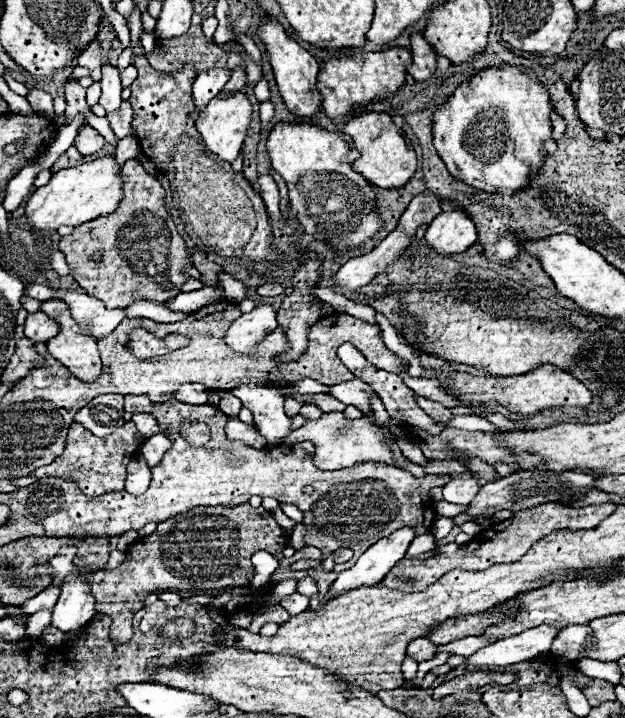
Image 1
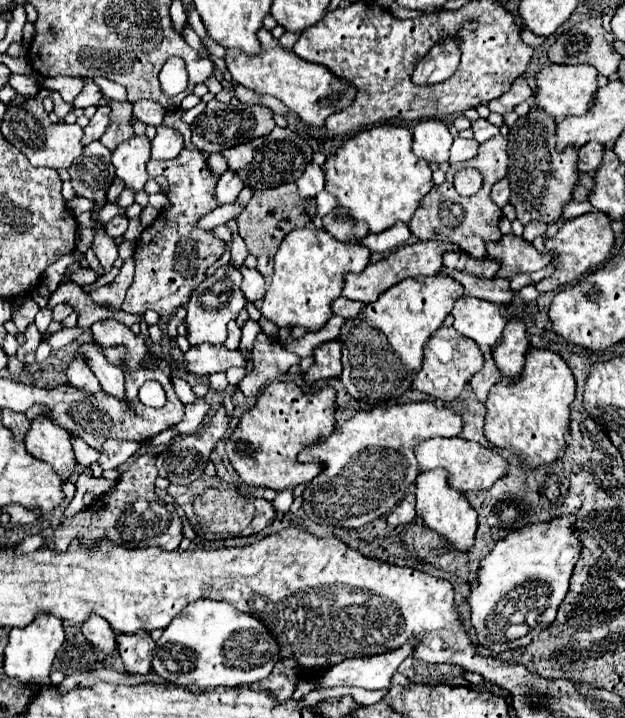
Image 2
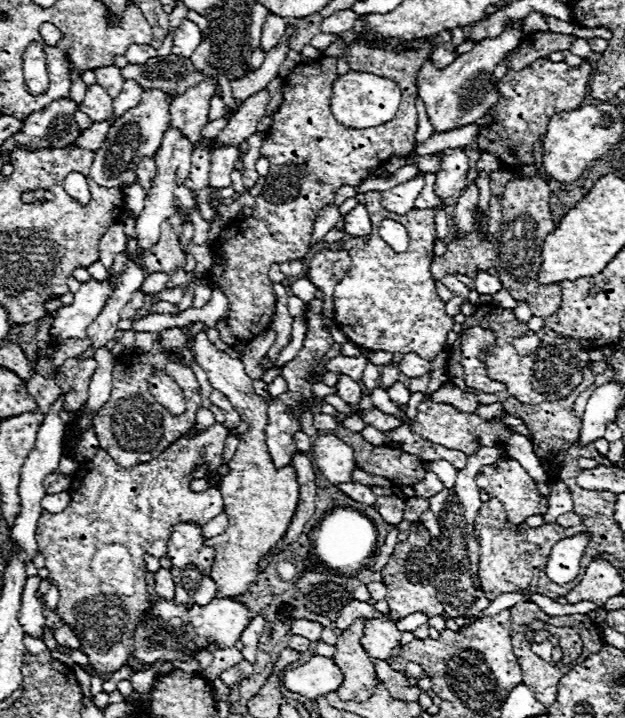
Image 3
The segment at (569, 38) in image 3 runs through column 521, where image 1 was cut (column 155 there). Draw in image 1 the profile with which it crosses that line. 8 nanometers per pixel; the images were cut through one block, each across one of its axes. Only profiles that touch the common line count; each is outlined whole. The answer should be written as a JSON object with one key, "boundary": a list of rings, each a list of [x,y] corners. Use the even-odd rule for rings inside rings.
{"boundary":[[[192,26],[184,36],[174,40],[156,42],[154,52],[146,54],[146,58],[152,68],[168,74],[180,72],[186,64],[196,68],[198,74],[226,66],[226,52],[212,38],[204,36],[202,26]]]}

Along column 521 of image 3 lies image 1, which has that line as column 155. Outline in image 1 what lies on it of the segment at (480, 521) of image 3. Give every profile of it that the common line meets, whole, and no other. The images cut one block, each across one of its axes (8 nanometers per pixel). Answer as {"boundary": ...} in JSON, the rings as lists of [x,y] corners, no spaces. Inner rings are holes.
{"boundary":[[[200,506],[178,514],[172,520],[160,522],[150,536],[140,538],[130,546],[126,560],[118,568],[88,574],[86,580],[96,598],[94,606],[98,612],[108,616],[112,612],[134,614],[134,610],[144,606],[148,594],[170,590],[178,592],[182,598],[190,598],[196,594],[220,596],[230,592],[232,588],[252,580],[256,574],[250,562],[254,552],[266,550],[270,554],[282,554],[286,546],[290,546],[290,536],[276,524],[272,512],[262,506]]]}

